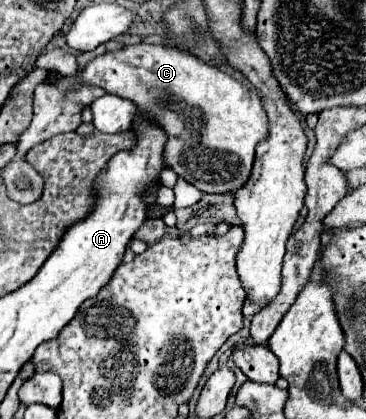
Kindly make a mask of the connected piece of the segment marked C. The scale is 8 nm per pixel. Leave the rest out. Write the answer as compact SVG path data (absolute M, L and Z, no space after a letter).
M131 44L113 52L97 56L83 68L83 82L97 84L109 94L127 98L139 106L139 112L147 120L155 120L163 132L169 136L165 142L165 166L185 178L189 184L197 186L207 194L235 192L241 188L251 172L253 154L257 142L267 136L267 116L259 94L229 74L217 70L215 66L203 62L187 50L179 50L167 44Z

